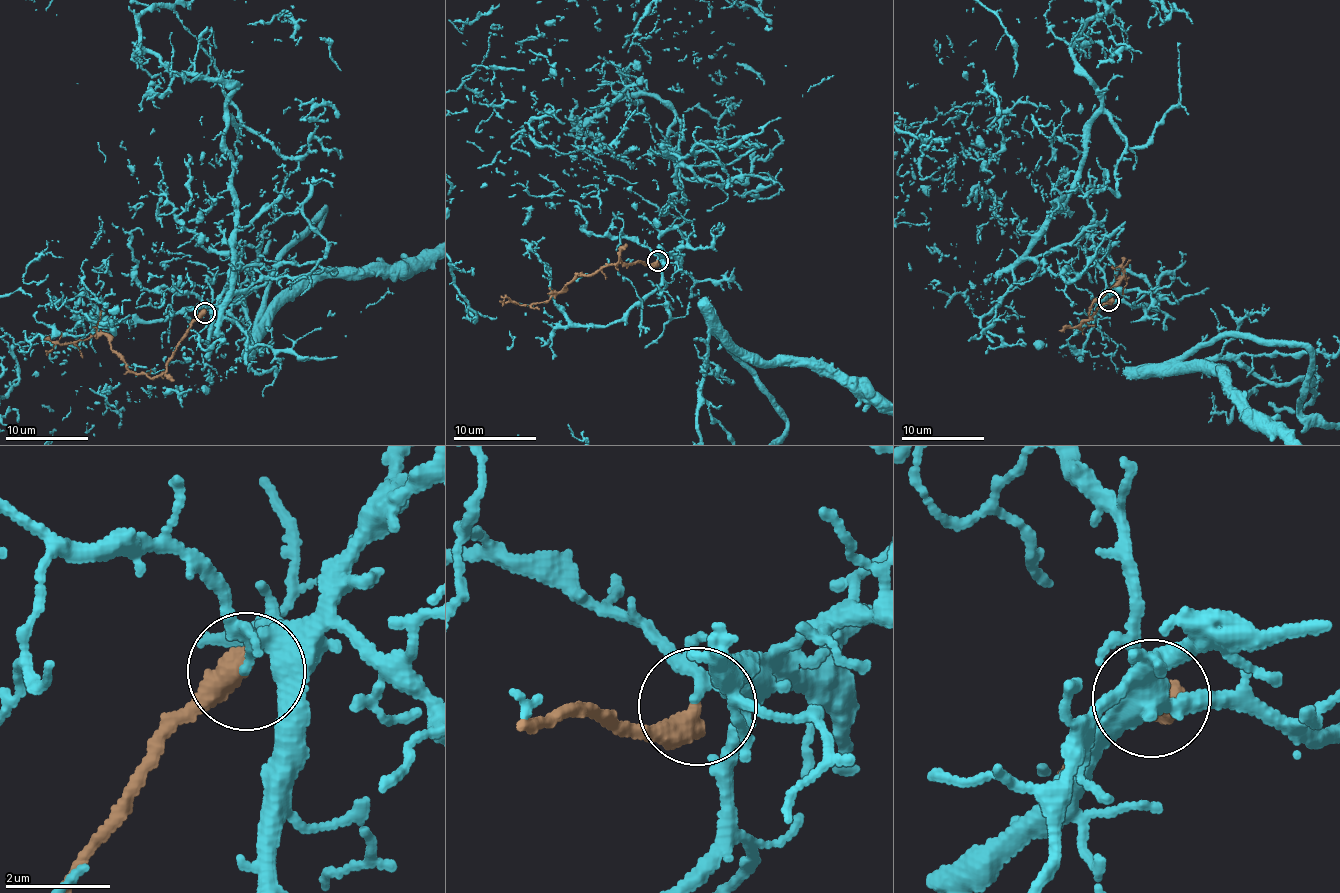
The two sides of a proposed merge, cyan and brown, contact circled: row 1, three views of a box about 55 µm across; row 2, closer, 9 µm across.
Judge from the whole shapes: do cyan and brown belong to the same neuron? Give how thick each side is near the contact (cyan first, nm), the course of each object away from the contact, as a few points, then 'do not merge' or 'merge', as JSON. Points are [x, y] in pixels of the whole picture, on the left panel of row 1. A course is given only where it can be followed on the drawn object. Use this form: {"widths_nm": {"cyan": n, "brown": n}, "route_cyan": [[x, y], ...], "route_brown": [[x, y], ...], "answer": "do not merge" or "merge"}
{"widths_nm": {"cyan": 190, "brown": 500}, "route_brown": [[205, 313], [197, 318], [163, 371], [155, 377], [131, 372], [103, 334], [53, 346], [46, 354]], "answer": "do not merge"}

